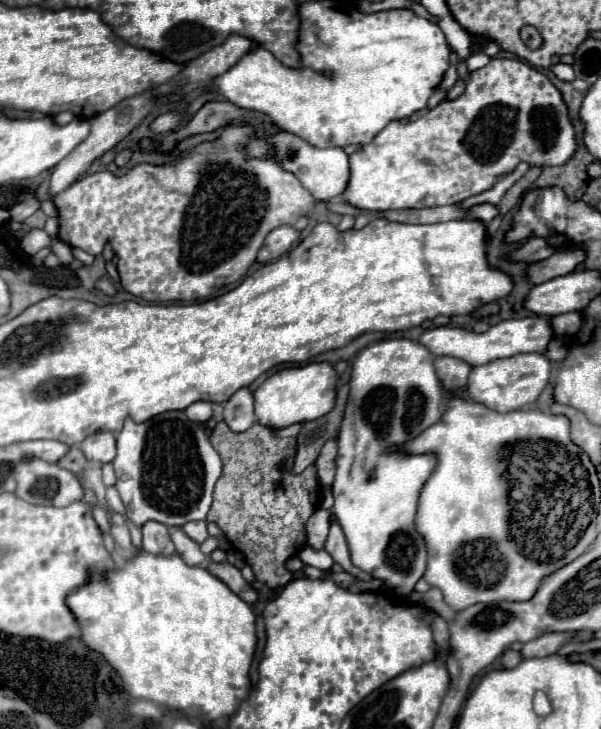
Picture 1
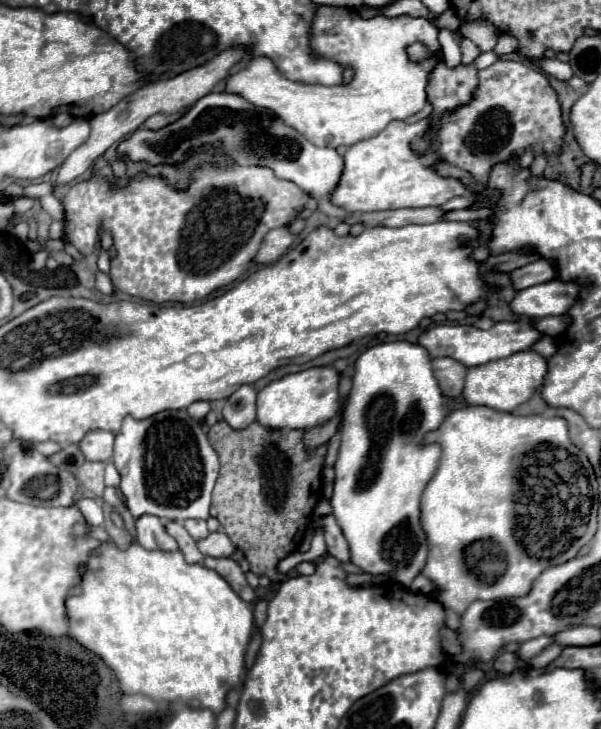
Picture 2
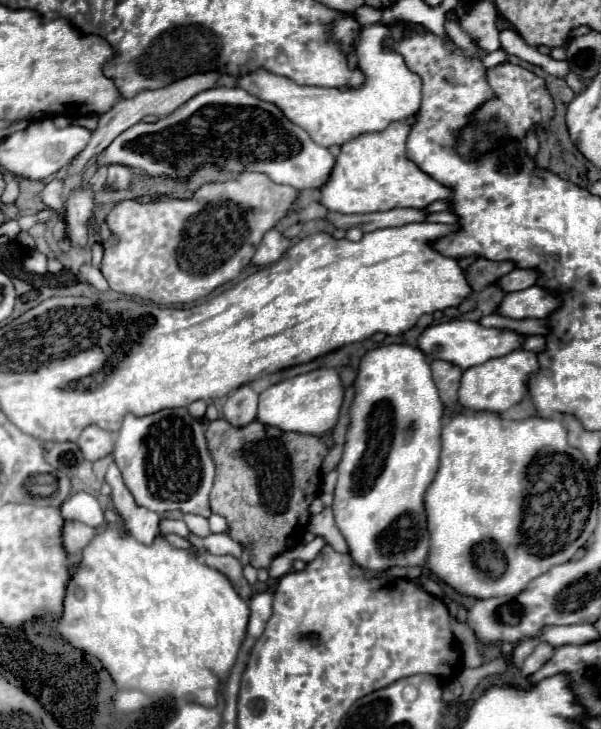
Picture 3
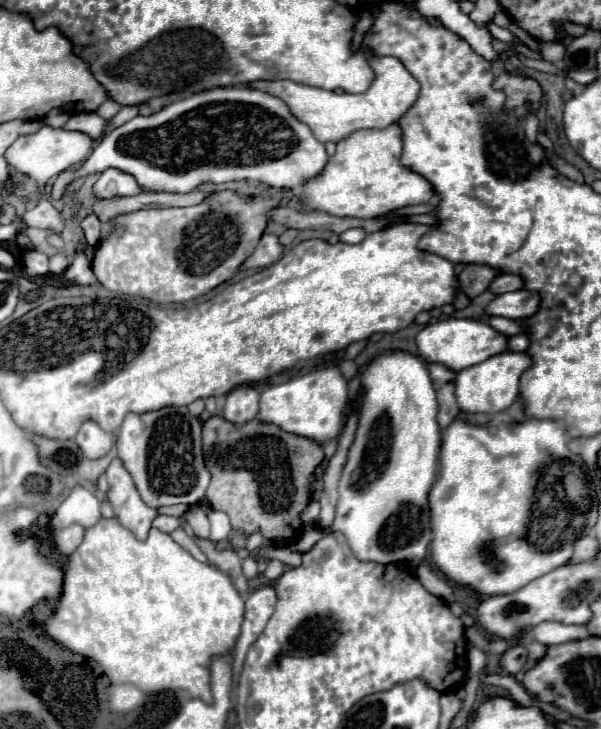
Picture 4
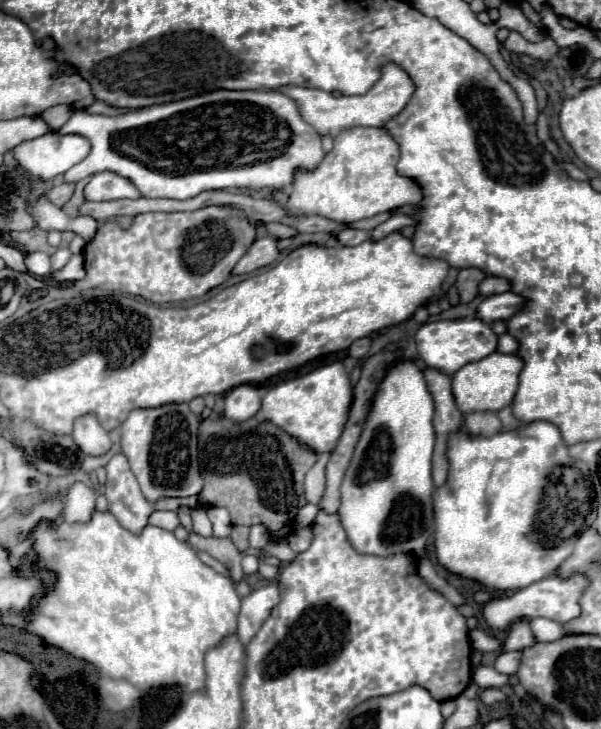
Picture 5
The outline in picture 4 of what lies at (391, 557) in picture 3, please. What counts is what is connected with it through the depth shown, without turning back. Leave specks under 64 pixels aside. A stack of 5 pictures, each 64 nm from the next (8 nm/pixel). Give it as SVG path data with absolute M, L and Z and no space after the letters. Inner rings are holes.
M388 352L374 358L362 372L362 384L366 394L362 398L360 424L338 484L340 496L332 528L346 536L346 542L358 560L374 560L380 564L404 562L414 568L426 558L428 544L432 540L428 492L436 480L442 438L436 422L436 392L432 388L426 364L408 352Z

